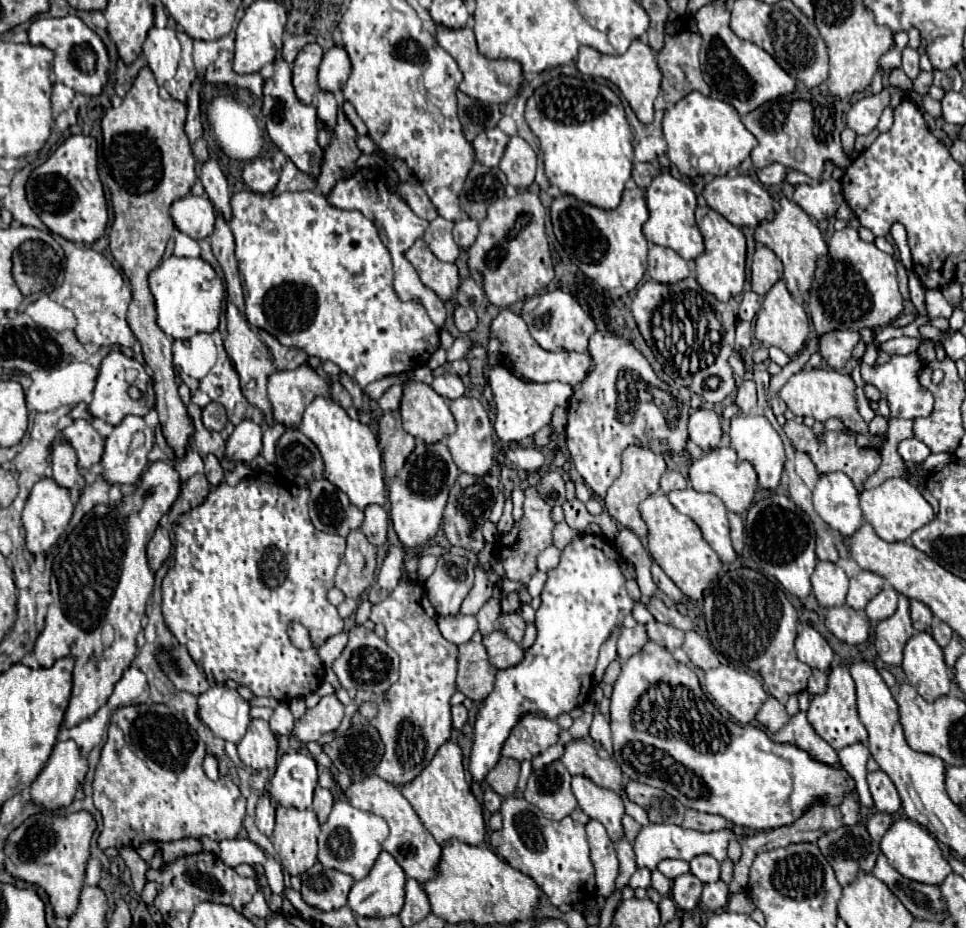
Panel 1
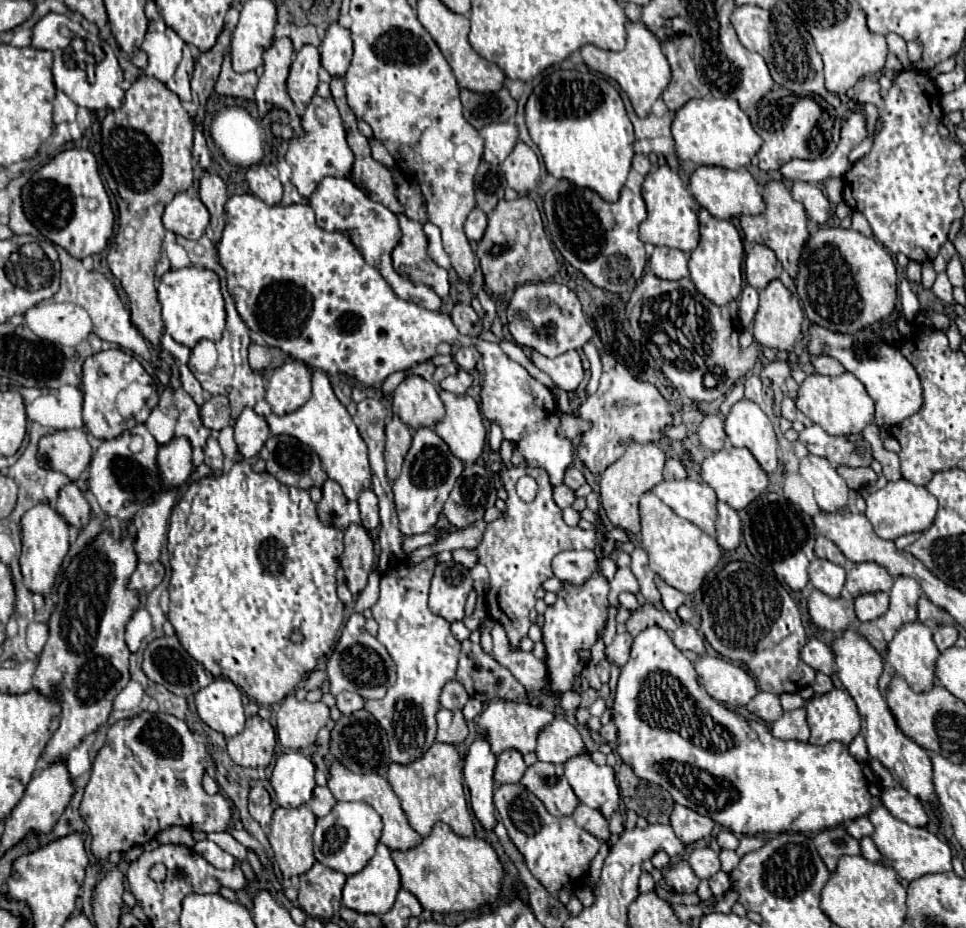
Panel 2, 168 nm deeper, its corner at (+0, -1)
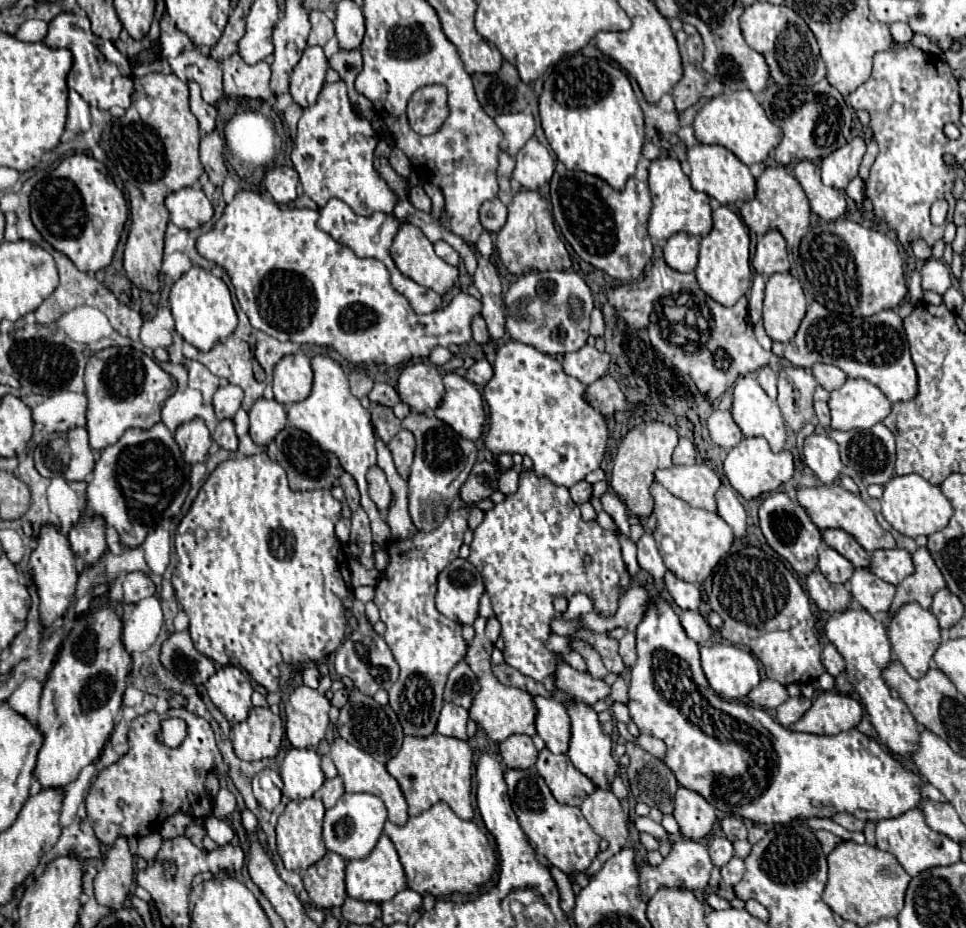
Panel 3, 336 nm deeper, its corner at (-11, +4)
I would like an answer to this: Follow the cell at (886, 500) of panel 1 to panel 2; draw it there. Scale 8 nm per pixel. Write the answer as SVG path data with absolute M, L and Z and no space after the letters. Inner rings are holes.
M905 478L897 482L887 482L885 488L875 490L867 496L867 510L865 516L869 518L875 534L885 540L897 540L899 536L923 532L931 526L937 514L937 498L927 492L925 486L917 486Z

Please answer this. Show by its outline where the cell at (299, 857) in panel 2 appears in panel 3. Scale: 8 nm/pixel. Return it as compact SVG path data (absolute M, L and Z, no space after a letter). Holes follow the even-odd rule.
M302 799L302 801L290 801L282 815L278 817L276 825L276 845L278 855L284 861L284 867L290 871L304 871L316 861L320 861L326 855L326 847L322 841L322 817L324 817L324 805L320 799Z

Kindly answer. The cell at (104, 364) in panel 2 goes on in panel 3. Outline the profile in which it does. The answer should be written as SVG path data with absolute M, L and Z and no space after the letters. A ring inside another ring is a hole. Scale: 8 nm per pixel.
M108 347L98 353L94 353L86 365L86 375L84 375L84 395L88 399L88 409L86 409L86 429L90 433L90 449L92 451L102 451L104 447L116 443L126 429L150 429L158 417L154 417L154 405L156 405L156 395L160 391L166 391L172 387L172 377L148 355L142 351L136 351L132 347Z

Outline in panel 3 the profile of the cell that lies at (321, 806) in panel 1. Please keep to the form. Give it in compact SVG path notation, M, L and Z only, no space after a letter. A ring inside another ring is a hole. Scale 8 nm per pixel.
M334 777L334 779L326 779L324 785L320 787L318 791L322 803L326 809L330 809L332 805L336 805L336 801L344 795L344 785L342 785L342 779L340 777Z

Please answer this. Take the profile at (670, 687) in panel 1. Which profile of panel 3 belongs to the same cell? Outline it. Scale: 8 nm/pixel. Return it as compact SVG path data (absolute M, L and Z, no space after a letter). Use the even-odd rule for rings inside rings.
M654 589L650 591L650 601L648 601L648 609L636 629L636 651L638 651L638 661L632 667L632 681L630 681L630 701L628 701L628 709L632 715L632 721L638 725L640 733L652 735L662 739L668 745L668 753L664 757L666 765L672 769L672 773L676 775L680 785L686 785L688 789L694 789L698 793L702 793L702 797L706 797L706 801L710 801L710 805L714 805L718 811L722 813L730 813L730 815L740 815L744 819L756 821L756 823L786 823L792 819L804 819L804 817L832 817L838 811L848 811L854 817L862 819L862 821L880 821L880 819L890 819L890 817L900 817L906 811L918 809L922 803L922 785L924 781L920 777L916 777L914 771L906 769L896 757L892 757L892 753L868 735L860 733L858 729L850 729L850 731L842 731L838 735L812 735L812 733L796 733L790 731L782 725L778 725L764 709L754 709L742 701L728 701L722 699L706 681L706 675L700 667L700 655L698 655L698 643L690 641L690 637L686 637L686 631L680 625L678 615L674 613L672 605L660 597L660 593Z

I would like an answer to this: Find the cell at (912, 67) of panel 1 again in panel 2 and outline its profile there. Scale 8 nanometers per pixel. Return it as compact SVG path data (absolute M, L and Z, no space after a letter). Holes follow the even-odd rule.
M887 34L887 44L889 44L889 52L895 54L901 64L907 64L907 44L905 44L905 40L897 34Z

